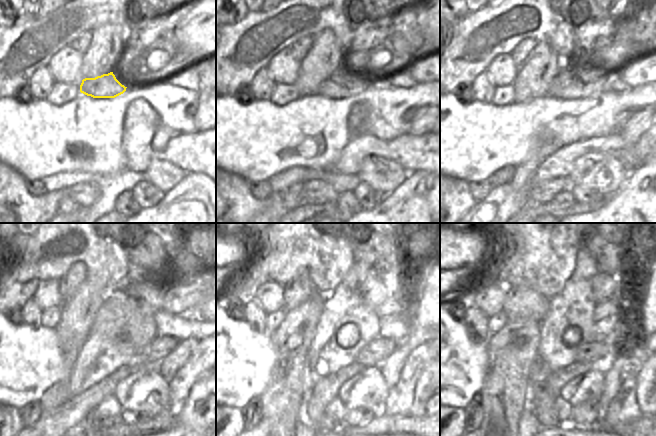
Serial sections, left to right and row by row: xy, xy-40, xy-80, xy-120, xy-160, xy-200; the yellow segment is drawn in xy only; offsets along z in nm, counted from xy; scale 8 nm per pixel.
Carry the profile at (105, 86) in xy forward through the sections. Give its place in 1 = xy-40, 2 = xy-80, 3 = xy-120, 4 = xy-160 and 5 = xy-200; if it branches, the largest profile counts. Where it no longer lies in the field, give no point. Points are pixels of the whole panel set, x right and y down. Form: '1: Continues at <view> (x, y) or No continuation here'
1: Continues at xy-40 (340, 85)
2: Continues at xy-80 (568, 84)
3: Continues at xy-120 (148, 293)
4: Continues at xy-160 (373, 289)
5: Continues at xy-200 (603, 287)

